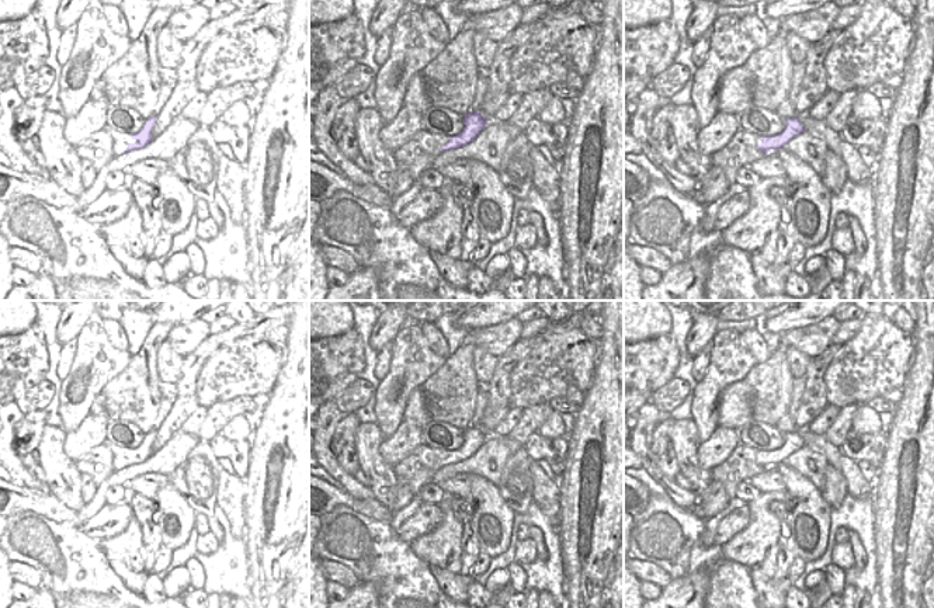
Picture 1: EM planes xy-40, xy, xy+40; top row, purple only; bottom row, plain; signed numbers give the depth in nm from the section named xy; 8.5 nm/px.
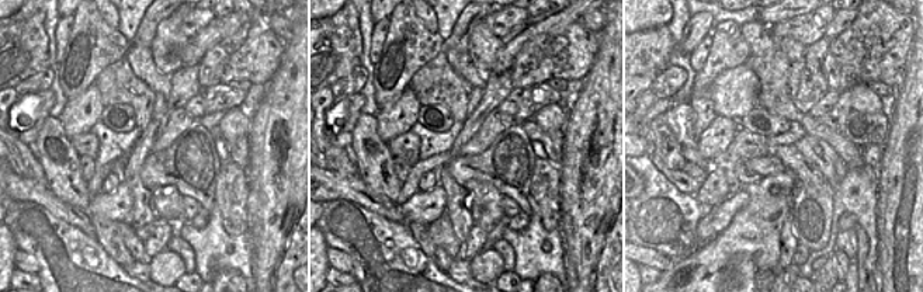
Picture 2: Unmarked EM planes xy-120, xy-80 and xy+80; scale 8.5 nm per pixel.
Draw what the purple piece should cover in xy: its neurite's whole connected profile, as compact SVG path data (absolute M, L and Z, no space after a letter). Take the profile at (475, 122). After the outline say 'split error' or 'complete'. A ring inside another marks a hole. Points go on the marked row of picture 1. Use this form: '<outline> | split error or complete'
M430 105L421 111L423 129L430 133L445 136L449 143L442 145L441 153L463 147L478 138L490 119L479 111L459 115L448 108Z | split error

